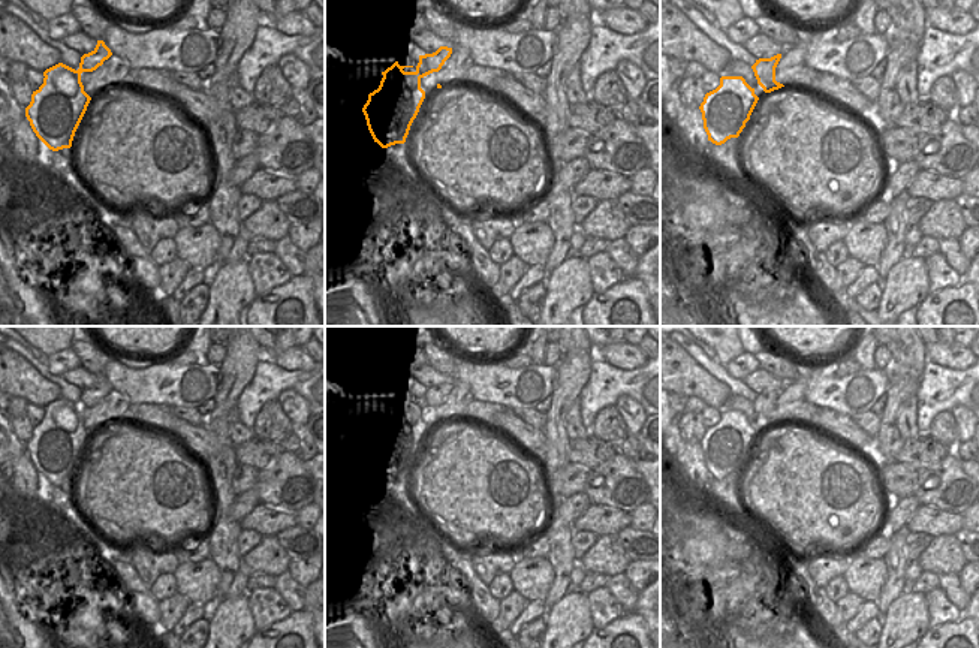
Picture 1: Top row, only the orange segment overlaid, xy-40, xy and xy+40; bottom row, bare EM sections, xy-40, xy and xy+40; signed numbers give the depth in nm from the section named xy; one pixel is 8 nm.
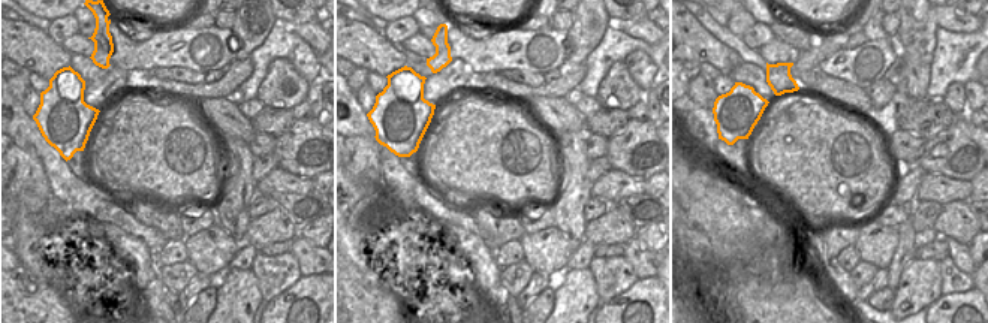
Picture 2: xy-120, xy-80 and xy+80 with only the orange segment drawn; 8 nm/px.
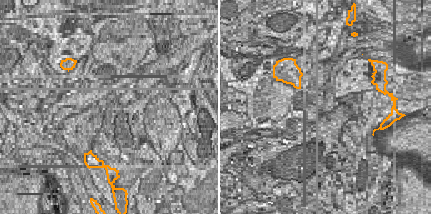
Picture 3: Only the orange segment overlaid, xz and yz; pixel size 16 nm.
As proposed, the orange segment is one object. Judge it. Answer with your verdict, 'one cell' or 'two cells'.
two cells

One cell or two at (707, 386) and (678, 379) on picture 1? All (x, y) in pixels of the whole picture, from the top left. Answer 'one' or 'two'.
one

